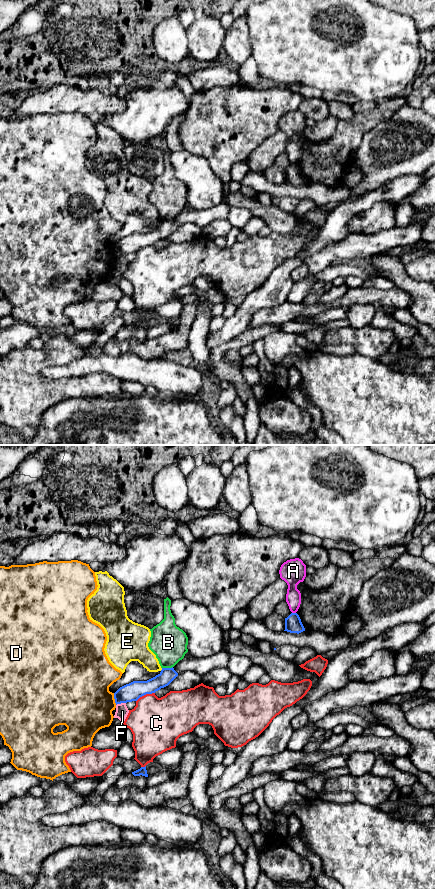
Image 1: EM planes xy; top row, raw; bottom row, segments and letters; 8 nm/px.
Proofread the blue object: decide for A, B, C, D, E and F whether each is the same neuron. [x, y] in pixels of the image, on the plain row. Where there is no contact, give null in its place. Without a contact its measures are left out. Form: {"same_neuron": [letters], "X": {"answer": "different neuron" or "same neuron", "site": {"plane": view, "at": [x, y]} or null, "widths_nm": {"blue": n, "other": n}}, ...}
{"same_neuron": [], "A": {"answer": "different neuron", "site": {"plane": "xy", "at": [294, 165]}, "widths_nm": {"blue": 140, "other": 130}}, "B": {"answer": "different neuron", "site": {"plane": "xy", "at": [167, 220]}, "widths_nm": {"blue": 120, "other": 300}}, "C": {"answer": "different neuron", "site": {"plane": "xy", "at": [145, 246]}, "widths_nm": {"blue": 150, "other": 420}}, "D": {"answer": "different neuron", "site": {"plane": "xy", "at": [114, 250]}, "widths_nm": {"blue": 150, "other": 460}}, "E": {"answer": "different neuron", "site": {"plane": "xy", "at": [162, 221]}, "widths_nm": {"blue": 130, "other": 170}}, "F": {"answer": "different neuron", "site": {"plane": "xy", "at": [120, 255]}, "widths_nm": {"blue": 150, "other": 100}}}

